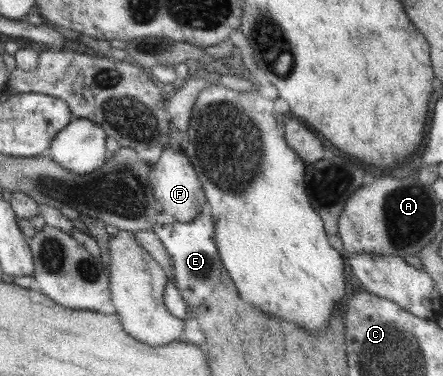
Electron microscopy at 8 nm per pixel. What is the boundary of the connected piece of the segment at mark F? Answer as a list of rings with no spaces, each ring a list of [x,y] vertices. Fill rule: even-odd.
[[[163,148],[161,158],[156,162],[149,164],[148,184],[153,189],[154,200],[160,210],[160,214],[167,220],[177,222],[193,221],[197,217],[204,205],[204,198],[201,184],[195,176],[193,166],[189,164],[189,158],[181,152],[173,152],[169,148]]]

